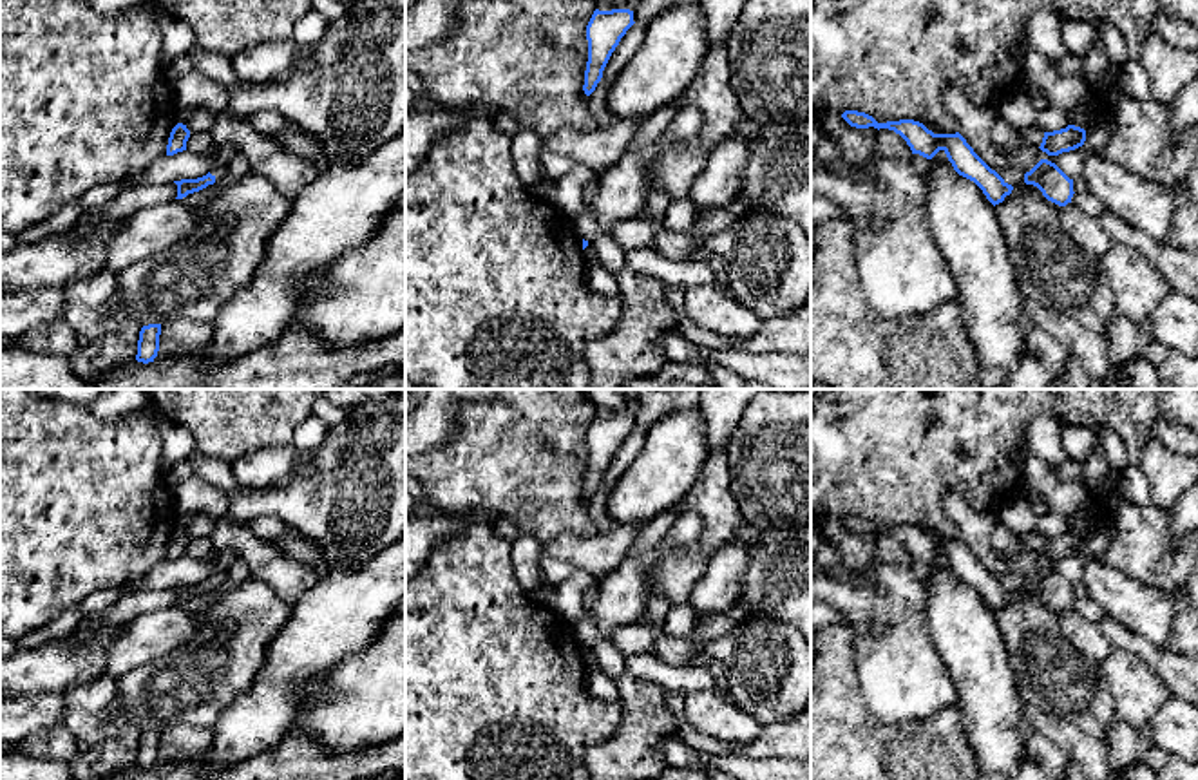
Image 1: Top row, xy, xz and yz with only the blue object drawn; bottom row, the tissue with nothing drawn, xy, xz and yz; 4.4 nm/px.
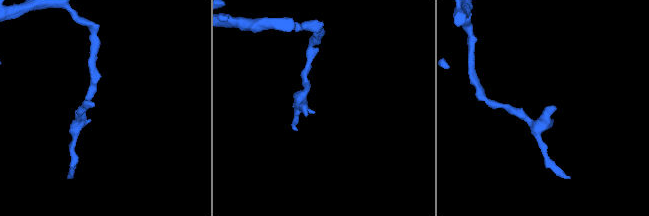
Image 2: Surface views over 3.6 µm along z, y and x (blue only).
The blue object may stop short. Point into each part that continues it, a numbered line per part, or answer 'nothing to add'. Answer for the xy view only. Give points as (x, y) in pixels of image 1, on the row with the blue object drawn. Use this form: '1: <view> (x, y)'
nothing to add

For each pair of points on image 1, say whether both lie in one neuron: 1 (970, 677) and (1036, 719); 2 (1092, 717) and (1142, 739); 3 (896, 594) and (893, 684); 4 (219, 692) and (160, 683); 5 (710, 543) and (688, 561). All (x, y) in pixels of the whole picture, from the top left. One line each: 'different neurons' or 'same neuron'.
1: different neurons
2: different neurons
3: same neuron
4: same neuron
5: same neuron

